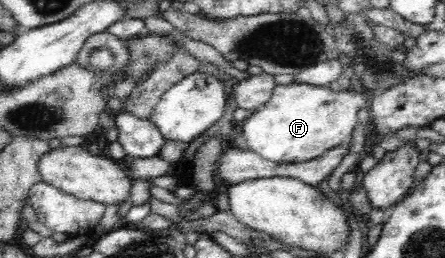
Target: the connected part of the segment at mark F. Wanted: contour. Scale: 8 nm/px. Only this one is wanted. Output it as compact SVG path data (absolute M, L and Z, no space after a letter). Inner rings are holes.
M294 82L289 85L276 84L273 87L269 101L256 109L248 118L238 126L239 131L245 136L248 149L258 153L262 158L275 163L299 163L321 157L329 149L341 145L346 140L351 140L353 129L357 121L357 113L363 107L368 107L370 95L359 91L340 90L332 91L328 87L300 84Z

